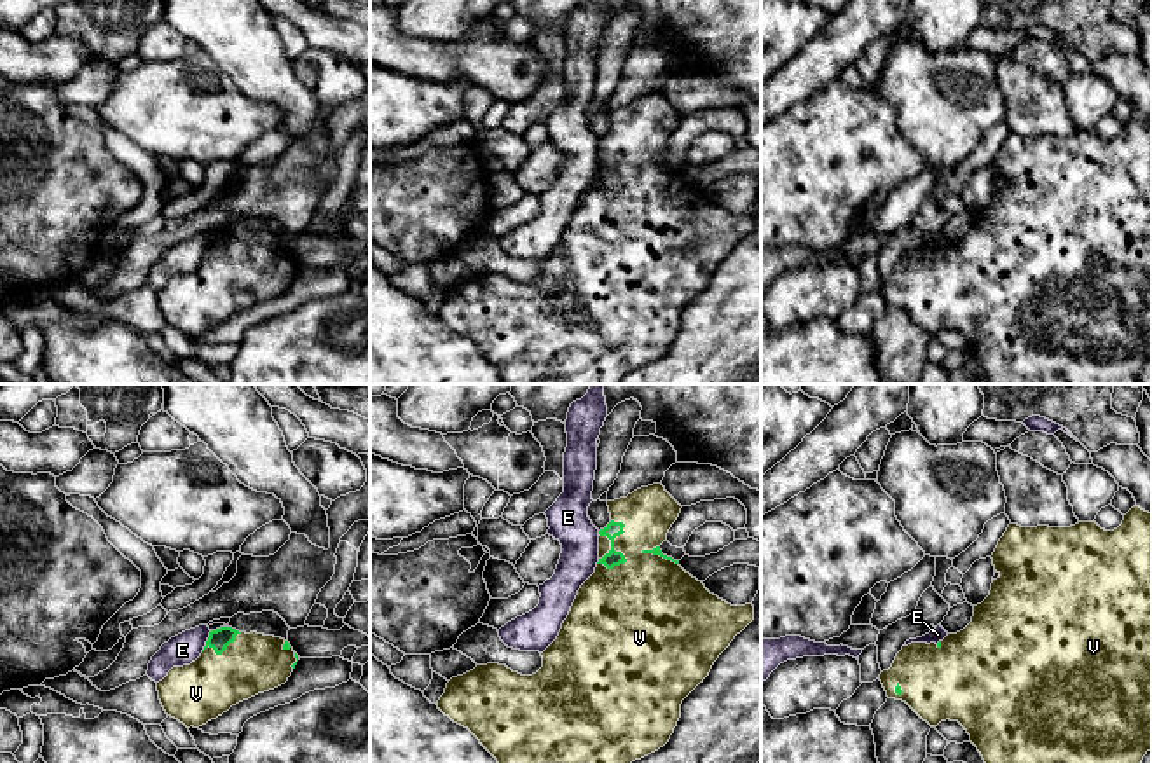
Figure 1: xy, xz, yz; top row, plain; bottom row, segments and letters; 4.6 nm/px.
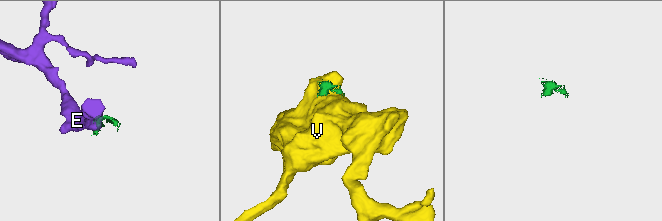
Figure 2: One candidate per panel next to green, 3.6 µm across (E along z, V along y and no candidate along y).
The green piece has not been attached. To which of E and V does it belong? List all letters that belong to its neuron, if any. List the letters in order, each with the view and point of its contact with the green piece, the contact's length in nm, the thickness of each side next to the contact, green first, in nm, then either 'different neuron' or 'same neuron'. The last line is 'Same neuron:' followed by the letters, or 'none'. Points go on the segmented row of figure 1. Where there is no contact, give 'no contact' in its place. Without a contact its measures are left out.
E: meets green in xy at (206, 641); contact 110 nm long; 100 nm thick on the green side, 140 nm on the other; different neuron
V: meets green in xz at (613, 545); contact 240 nm long; 70 nm thick on the green side, 320 nm on the other; same neuron
Same neuron: V

